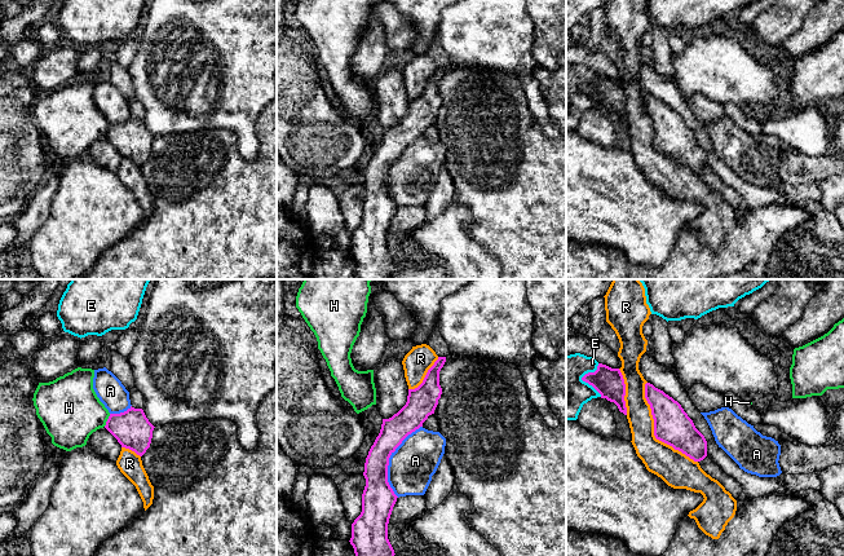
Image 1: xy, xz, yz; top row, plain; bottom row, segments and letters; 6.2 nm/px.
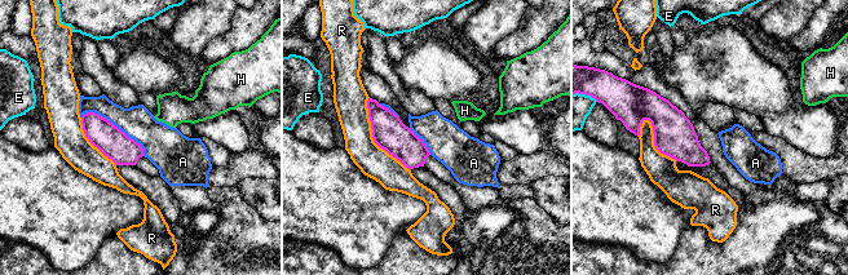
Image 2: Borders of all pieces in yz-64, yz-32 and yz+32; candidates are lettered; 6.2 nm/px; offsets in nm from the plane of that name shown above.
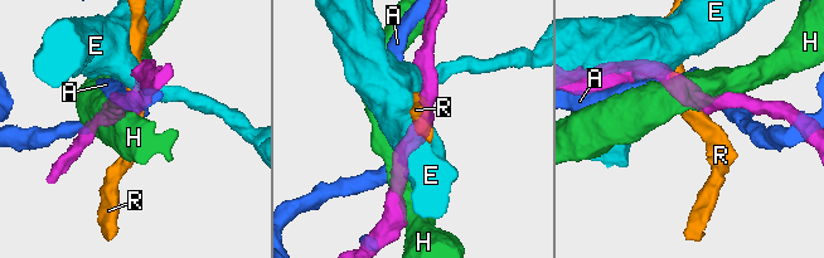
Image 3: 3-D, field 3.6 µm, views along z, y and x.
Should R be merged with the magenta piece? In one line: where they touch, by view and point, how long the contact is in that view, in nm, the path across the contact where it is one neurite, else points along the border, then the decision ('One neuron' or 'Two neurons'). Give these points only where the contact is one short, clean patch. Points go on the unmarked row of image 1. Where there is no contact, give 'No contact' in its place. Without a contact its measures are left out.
Touches magenta at yz (654, 141). Shared border 600 nm. Two neurons

